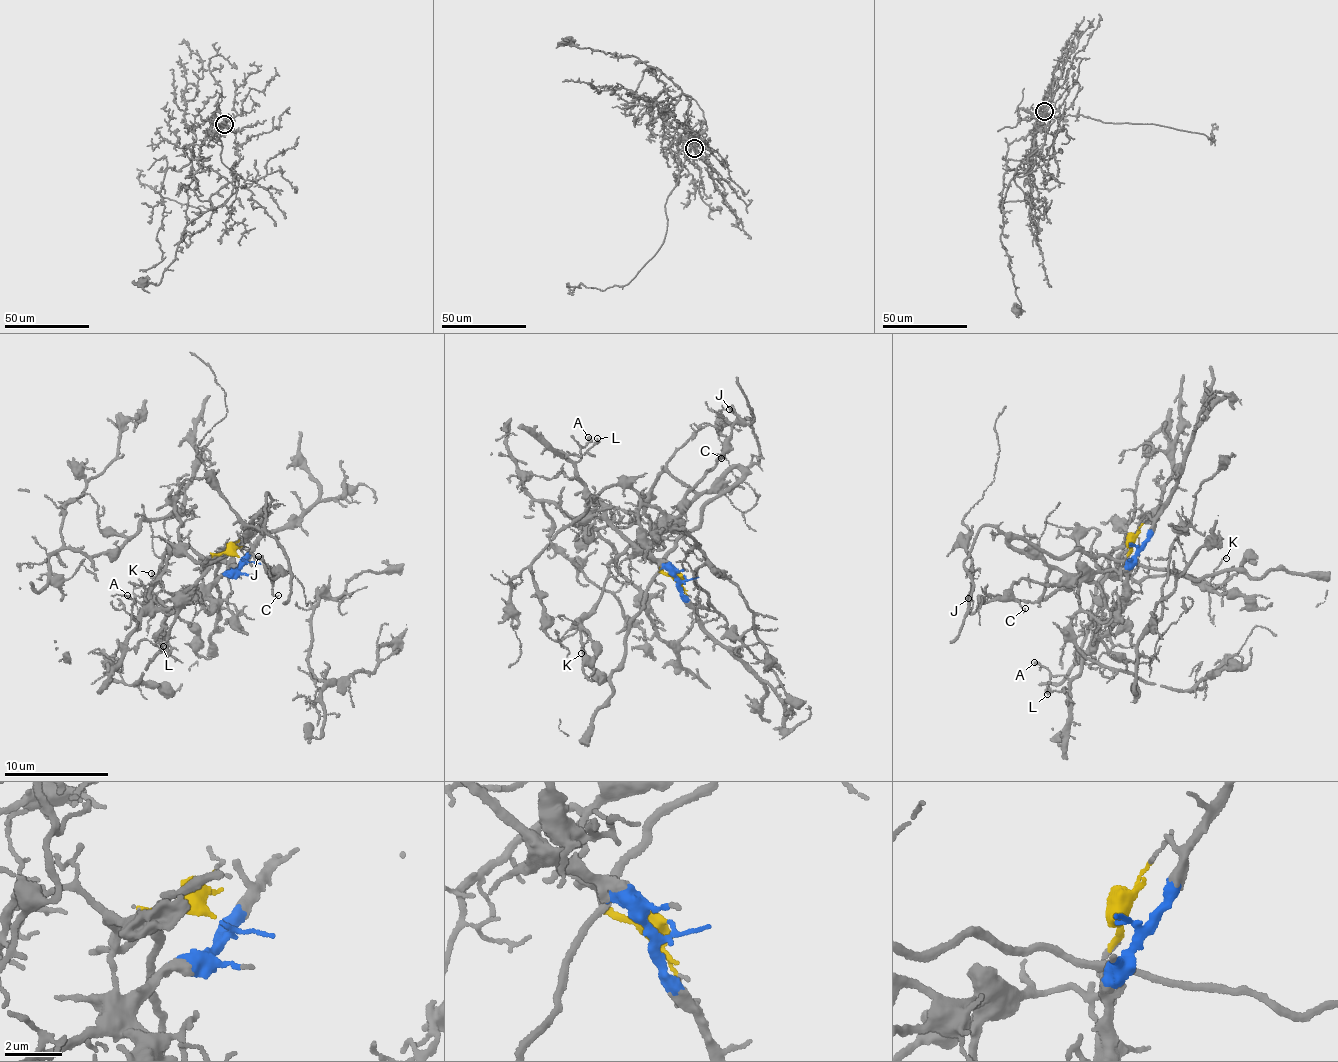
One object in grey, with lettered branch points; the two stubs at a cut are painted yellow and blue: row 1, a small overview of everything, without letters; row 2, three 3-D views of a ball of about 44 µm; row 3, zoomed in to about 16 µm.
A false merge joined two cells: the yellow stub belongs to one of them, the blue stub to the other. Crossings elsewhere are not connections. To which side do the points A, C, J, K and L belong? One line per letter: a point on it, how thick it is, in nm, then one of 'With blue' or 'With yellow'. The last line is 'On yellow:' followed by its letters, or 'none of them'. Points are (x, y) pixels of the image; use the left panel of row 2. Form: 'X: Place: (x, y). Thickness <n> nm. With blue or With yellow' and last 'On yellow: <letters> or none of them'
A: Place: (127, 595). Thickness 150 nm. With blue
C: Place: (278, 595). Thickness 120 nm. With yellow
J: Place: (258, 556). Thickness 120 nm. With yellow
K: Place: (151, 573). Thickness 70 nm. With yellow
L: Place: (163, 646). Thickness 100 nm. With blue
On yellow: C, J, K

